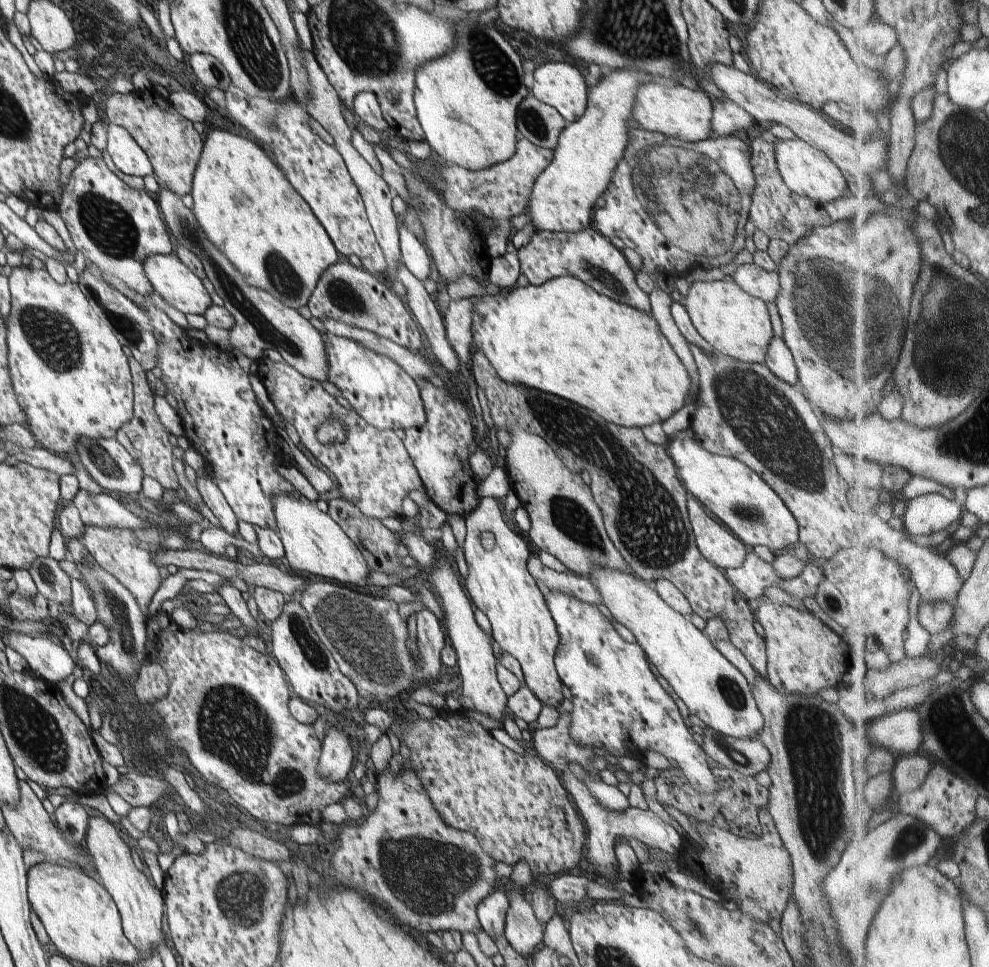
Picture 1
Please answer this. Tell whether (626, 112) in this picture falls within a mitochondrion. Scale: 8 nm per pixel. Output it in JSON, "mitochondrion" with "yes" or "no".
{"mitochondrion":"no"}

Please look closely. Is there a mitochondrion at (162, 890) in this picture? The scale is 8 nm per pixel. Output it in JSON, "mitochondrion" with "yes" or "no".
{"mitochondrion":"no"}

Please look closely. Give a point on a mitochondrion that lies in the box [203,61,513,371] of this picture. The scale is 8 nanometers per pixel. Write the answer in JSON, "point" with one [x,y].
{"point":[281,274]}

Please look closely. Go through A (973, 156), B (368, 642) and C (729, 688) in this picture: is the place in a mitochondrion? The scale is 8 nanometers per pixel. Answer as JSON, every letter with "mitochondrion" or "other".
{"A":"mitochondrion","B":"mitochondrion","C":"mitochondrion"}

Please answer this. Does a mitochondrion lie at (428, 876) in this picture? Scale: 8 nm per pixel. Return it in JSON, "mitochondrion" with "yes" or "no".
{"mitochondrion":"yes"}

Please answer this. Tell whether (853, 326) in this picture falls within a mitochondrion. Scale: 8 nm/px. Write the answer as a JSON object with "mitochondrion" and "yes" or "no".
{"mitochondrion":"yes"}

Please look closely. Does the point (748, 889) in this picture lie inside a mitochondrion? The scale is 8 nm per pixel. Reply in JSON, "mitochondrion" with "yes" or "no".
{"mitochondrion":"no"}

